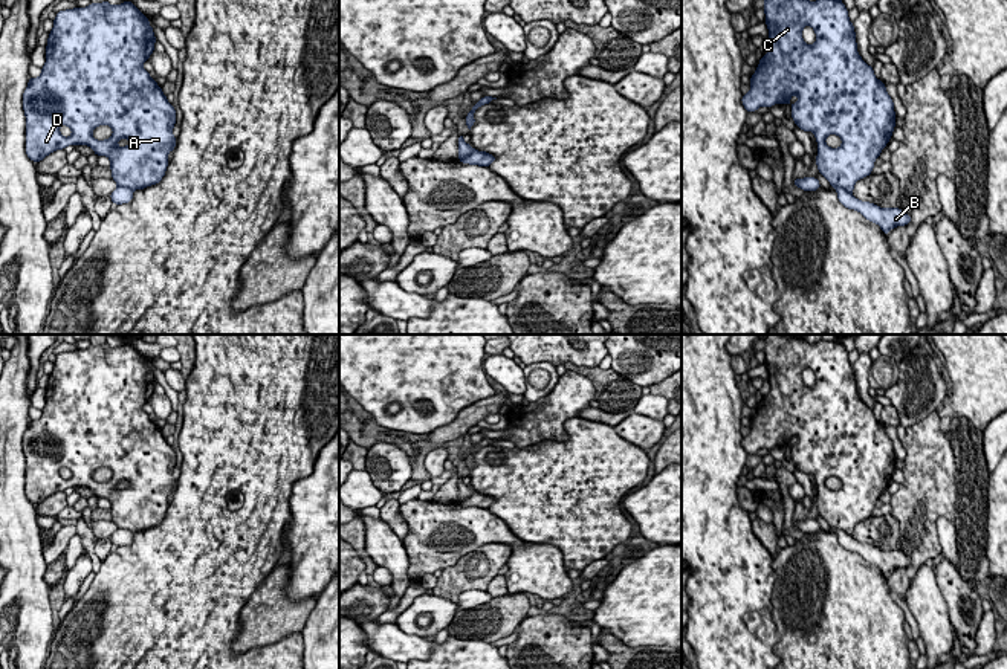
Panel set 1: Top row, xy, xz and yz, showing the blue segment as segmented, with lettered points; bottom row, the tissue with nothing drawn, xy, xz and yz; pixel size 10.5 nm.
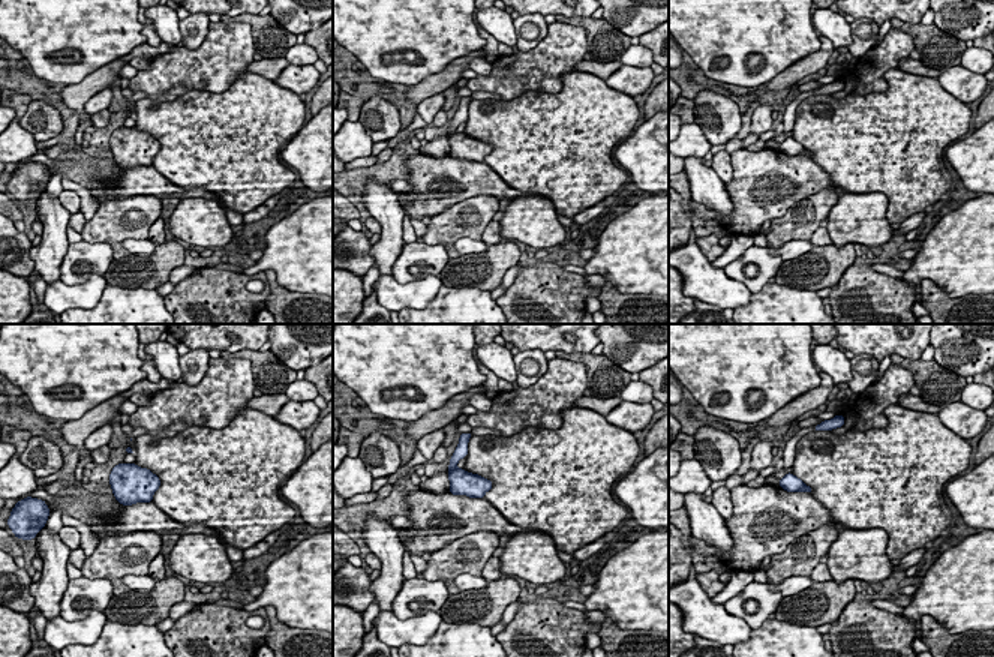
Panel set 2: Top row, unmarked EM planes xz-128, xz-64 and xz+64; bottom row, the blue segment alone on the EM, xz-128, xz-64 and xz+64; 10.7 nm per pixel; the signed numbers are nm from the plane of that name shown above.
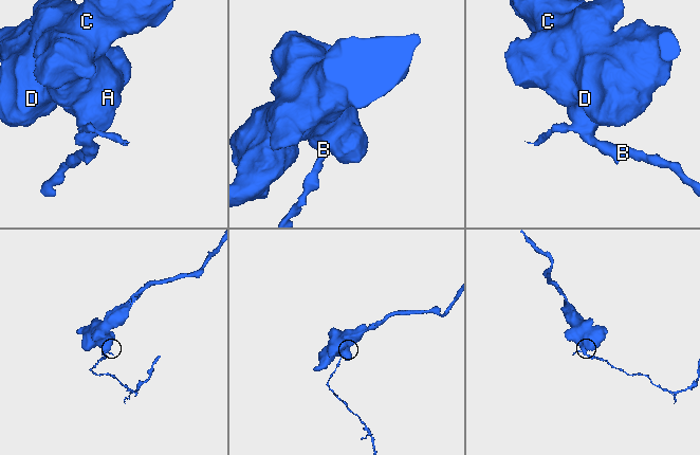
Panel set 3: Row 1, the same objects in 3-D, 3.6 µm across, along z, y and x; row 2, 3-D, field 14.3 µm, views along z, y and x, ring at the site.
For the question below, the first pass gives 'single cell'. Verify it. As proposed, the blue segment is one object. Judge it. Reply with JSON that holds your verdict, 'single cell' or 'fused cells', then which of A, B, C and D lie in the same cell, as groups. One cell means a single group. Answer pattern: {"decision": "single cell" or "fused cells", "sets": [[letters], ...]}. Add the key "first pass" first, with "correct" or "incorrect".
{"first pass": "incorrect", "decision": "fused cells", "sets": [["A", "C", "D"], ["B"]]}

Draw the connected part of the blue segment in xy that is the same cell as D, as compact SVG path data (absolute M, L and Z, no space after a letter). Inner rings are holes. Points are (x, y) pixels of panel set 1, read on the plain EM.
M107 342L90 345L86 350L76 348L57 354L53 371L49 374L46 388L46 405L38 420L29 420L23 435L23 452L26 458L26 496L32 504L40 504L55 492L69 487L89 487L96 498L110 501L112 521L118 528L131 533L156 527L165 518L168 495L176 489L173 469L176 452L167 443L162 431L142 409L154 394L156 379L148 360L127 342L112 348ZM99 467L108 467L113 477L98 483L92 473Z

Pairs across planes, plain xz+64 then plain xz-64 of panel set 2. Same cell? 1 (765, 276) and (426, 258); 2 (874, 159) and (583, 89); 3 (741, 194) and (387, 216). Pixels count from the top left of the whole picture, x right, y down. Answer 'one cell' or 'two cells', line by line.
1: one cell
2: one cell
3: two cells

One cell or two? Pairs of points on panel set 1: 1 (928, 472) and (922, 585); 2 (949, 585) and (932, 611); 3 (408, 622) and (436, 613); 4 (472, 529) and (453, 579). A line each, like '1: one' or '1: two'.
1: two
2: two
3: one
4: two

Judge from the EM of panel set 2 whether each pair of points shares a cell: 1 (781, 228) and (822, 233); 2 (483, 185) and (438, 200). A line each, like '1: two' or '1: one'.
1: two
2: one

